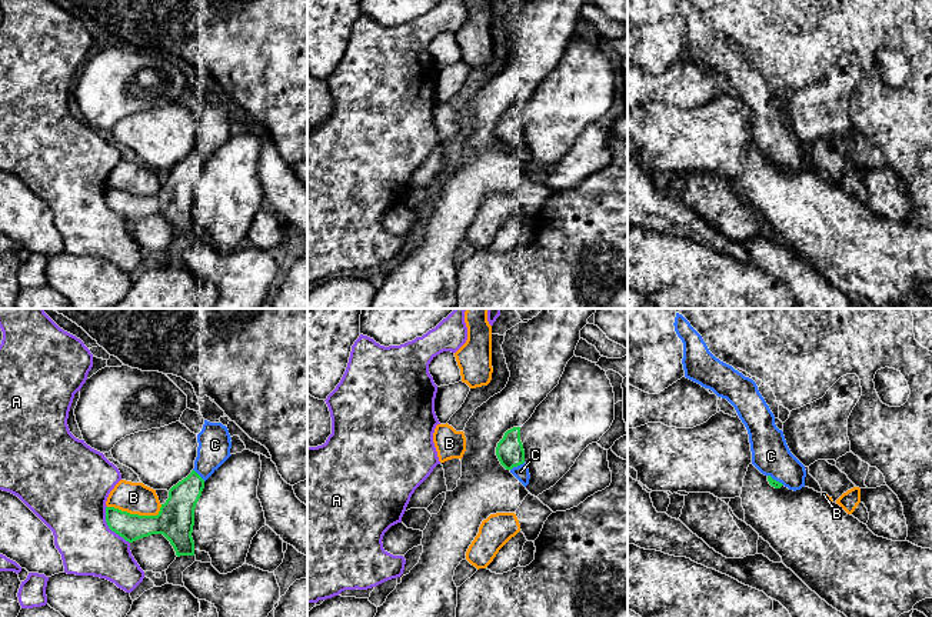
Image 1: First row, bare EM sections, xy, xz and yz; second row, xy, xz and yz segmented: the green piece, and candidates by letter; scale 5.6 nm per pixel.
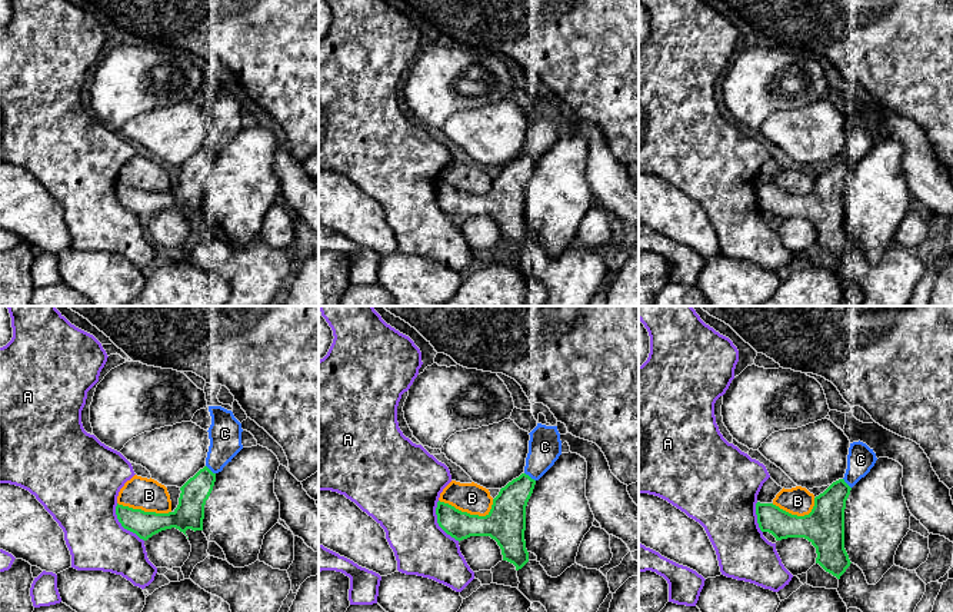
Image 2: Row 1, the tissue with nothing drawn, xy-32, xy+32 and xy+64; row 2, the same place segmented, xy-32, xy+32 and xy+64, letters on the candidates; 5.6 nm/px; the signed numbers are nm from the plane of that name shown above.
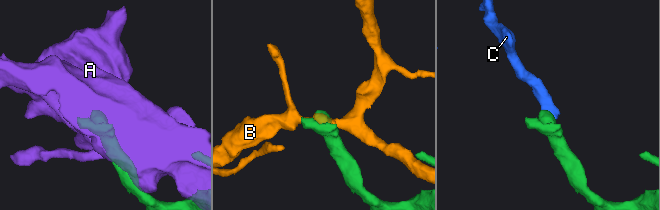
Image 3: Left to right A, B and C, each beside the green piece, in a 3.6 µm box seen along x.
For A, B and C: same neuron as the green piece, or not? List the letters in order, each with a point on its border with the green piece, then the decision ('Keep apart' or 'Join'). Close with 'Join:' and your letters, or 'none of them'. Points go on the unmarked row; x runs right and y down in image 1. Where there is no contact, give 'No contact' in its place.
A: Touches green at xy (109, 207). Keep apart
B: Touches green at xy (136, 194). Keep apart
C: Touches green at xz (516, 146). Join
Join: C

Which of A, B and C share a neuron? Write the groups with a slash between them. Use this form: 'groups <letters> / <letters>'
groups A / B / C

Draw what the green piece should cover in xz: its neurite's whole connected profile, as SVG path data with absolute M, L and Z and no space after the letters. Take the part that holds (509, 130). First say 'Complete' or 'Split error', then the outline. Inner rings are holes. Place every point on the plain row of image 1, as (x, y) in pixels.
Split error. M520 107L507 110L497 123L496 136L500 144L509 150L525 167L529 164L529 149L525 143L525 130L520 121Z

